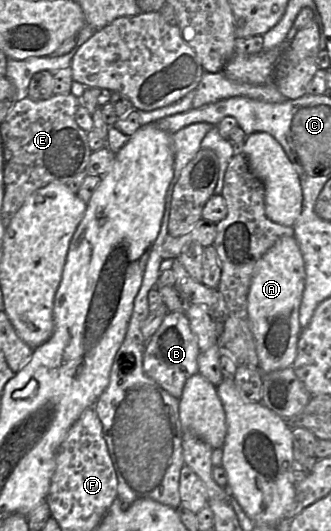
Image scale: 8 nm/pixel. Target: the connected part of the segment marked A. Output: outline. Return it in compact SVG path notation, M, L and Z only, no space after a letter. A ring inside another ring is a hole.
M279 239L256 263L248 294L248 316L259 370L267 374L292 367L302 328L299 309L305 287L305 267L296 239Z

